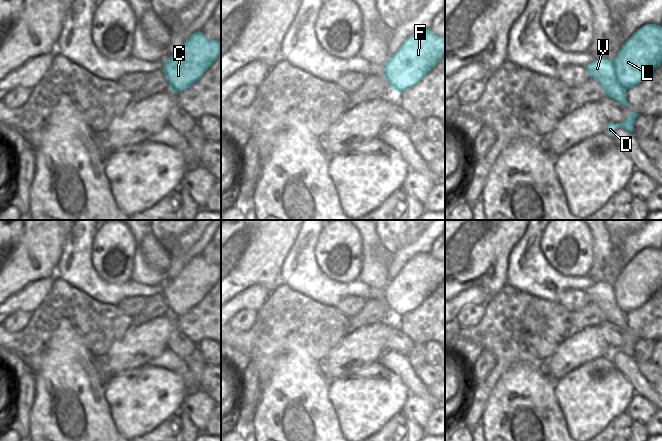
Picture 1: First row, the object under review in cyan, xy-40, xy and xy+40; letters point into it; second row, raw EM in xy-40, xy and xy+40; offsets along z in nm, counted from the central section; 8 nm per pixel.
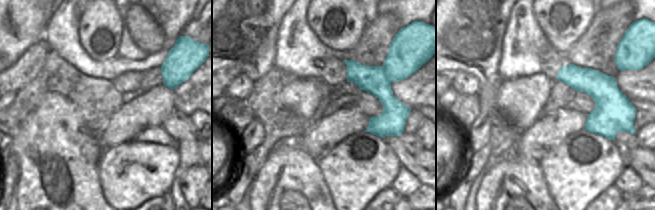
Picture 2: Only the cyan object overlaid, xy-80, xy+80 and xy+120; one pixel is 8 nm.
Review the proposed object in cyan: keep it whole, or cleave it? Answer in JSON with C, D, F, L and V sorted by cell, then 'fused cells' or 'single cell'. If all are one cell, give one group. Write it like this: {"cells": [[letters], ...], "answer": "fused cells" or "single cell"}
{"cells": [["C", "F", "L"], ["D", "V"]], "answer": "fused cells"}

